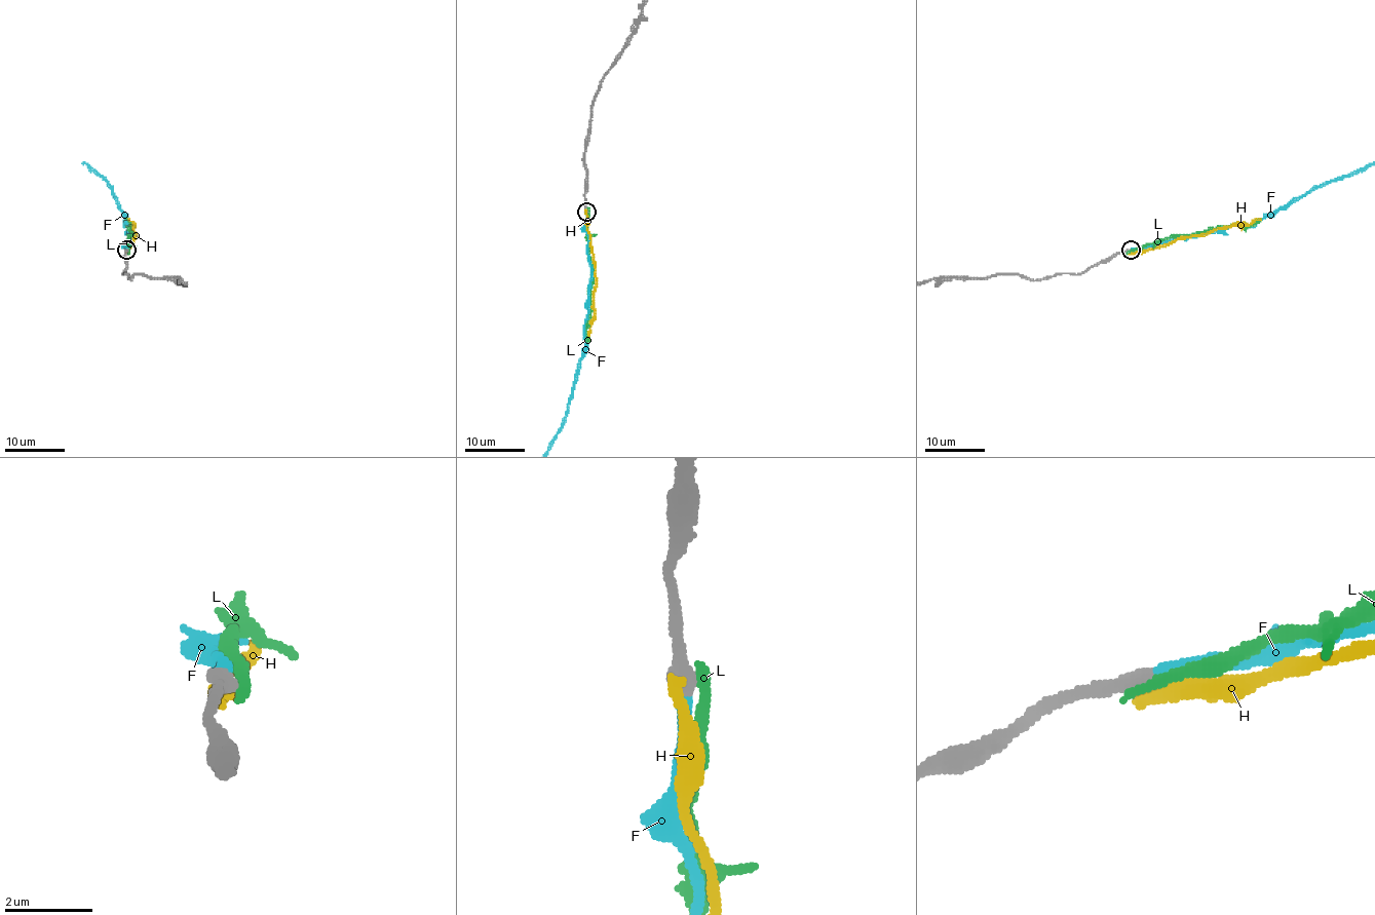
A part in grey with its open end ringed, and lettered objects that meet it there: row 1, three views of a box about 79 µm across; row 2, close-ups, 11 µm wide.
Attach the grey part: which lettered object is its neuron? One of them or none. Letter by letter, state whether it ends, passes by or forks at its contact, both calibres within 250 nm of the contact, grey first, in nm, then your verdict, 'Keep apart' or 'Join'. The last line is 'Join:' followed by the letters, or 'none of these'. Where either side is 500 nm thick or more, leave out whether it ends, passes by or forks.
F: It ends there. Thickness 400 nm (grey) against 280 nm. Join
H: It ends there. Thickness 420 nm (grey) against 360 nm. Keep apart
L: It ends there. Thickness 420 nm (grey) against 280 nm. Keep apart
Join: F

